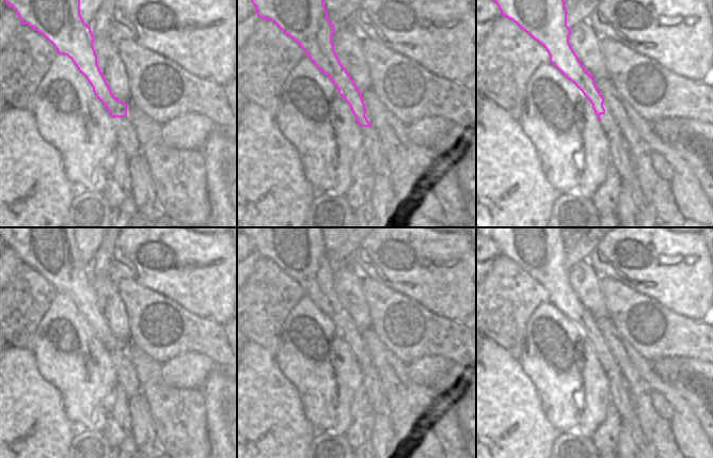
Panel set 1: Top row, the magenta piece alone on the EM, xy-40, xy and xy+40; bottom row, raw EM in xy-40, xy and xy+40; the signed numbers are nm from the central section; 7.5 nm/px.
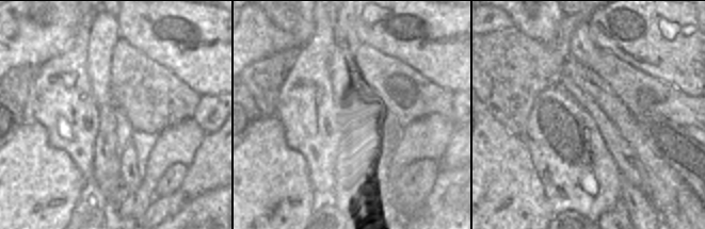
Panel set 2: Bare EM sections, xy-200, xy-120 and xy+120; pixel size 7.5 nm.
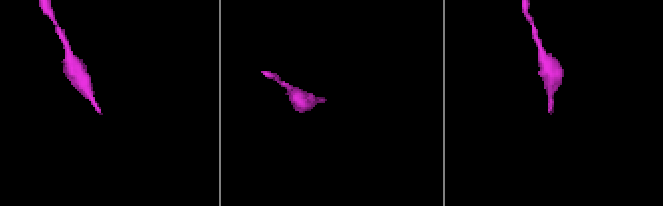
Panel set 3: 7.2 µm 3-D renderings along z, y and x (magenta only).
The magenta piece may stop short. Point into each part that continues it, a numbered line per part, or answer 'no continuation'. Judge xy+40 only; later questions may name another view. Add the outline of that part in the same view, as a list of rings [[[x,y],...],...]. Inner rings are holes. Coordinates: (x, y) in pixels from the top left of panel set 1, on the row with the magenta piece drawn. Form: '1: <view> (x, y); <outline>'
1: xy+40 (611, 128); [[[605,101],[603,102],[603,107],[605,109],[605,113],[601,114],[601,125],[603,127],[603,130],[606,135],[607,138],[617,138],[617,137],[622,137],[620,132],[620,128],[616,121],[614,120],[607,105]]]

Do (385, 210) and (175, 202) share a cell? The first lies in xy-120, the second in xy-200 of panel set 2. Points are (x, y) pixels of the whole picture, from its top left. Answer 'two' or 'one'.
one

